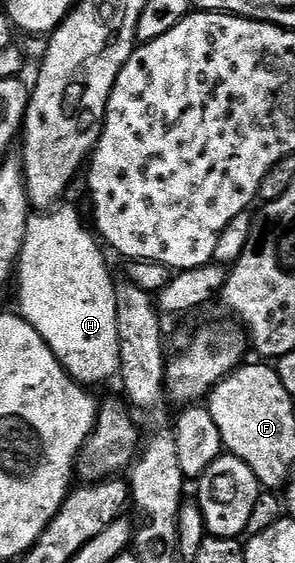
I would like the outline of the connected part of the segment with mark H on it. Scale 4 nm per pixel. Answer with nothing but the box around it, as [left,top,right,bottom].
[17,207,121,386]

